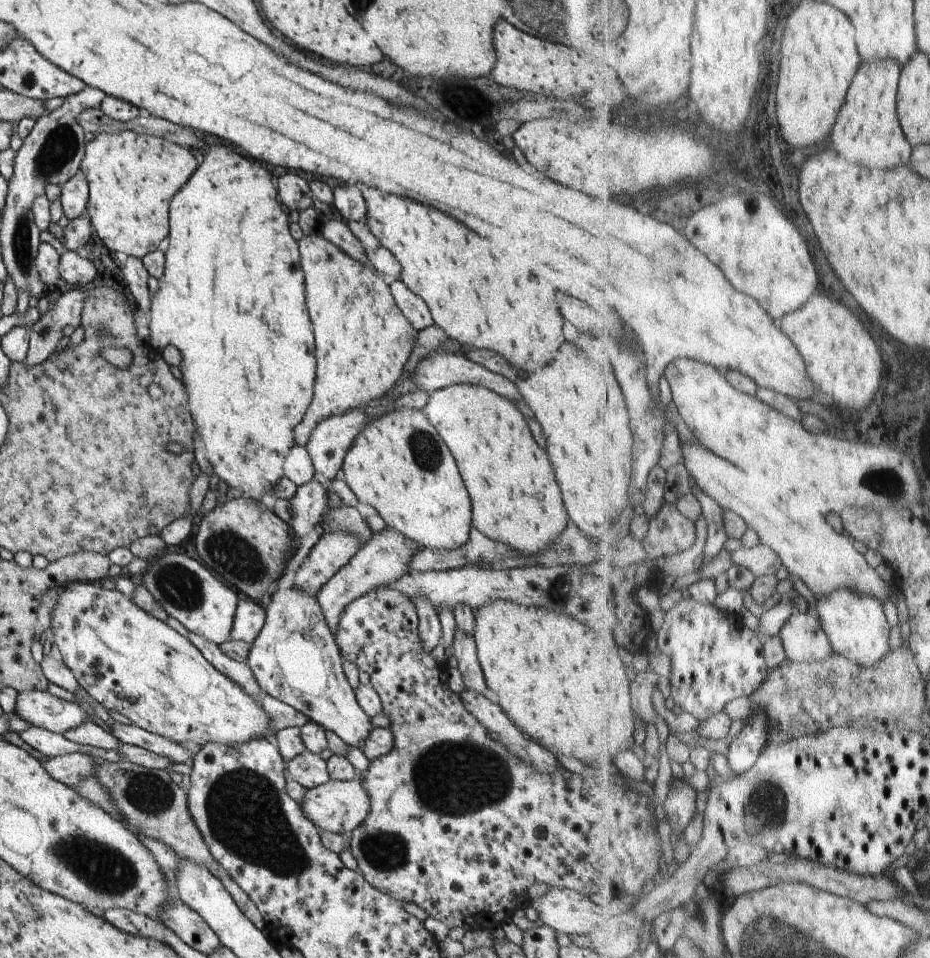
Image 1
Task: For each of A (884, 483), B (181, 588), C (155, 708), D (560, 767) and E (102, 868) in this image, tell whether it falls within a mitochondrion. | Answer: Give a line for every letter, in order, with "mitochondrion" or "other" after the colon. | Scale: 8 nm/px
A: mitochondrion
B: mitochondrion
C: other
D: other
E: mitochondrion

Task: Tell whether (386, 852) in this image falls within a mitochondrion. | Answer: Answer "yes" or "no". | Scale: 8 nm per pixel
yes

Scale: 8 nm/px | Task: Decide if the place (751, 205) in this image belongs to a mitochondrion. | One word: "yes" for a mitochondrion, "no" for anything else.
no

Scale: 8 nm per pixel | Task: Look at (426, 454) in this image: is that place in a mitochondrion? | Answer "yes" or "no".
yes

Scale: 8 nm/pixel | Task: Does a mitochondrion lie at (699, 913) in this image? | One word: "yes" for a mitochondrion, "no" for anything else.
yes

